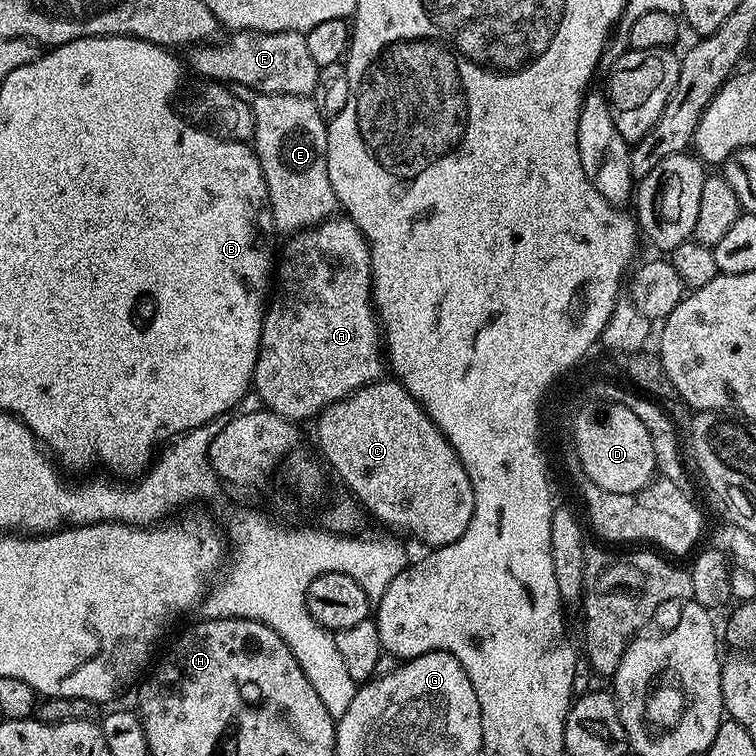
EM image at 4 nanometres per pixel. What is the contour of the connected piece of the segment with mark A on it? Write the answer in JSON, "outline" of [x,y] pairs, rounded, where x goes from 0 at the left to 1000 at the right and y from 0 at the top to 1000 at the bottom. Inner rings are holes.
{"outline":[[[459,288],[429,291],[377,317],[362,354],[362,390],[349,415],[333,505],[353,544],[382,558],[411,557],[442,532],[496,508],[509,496],[505,435],[492,401],[492,333],[479,304]]]}

